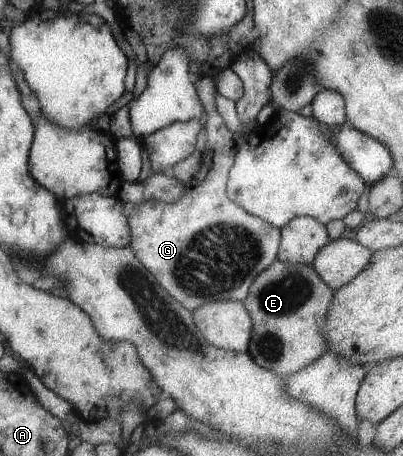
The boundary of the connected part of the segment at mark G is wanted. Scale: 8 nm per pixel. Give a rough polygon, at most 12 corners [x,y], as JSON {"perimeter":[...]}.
{"perimeter":[[214,107],[197,178],[126,208],[131,247],[189,312],[241,302],[280,229],[225,183],[238,149]]}

